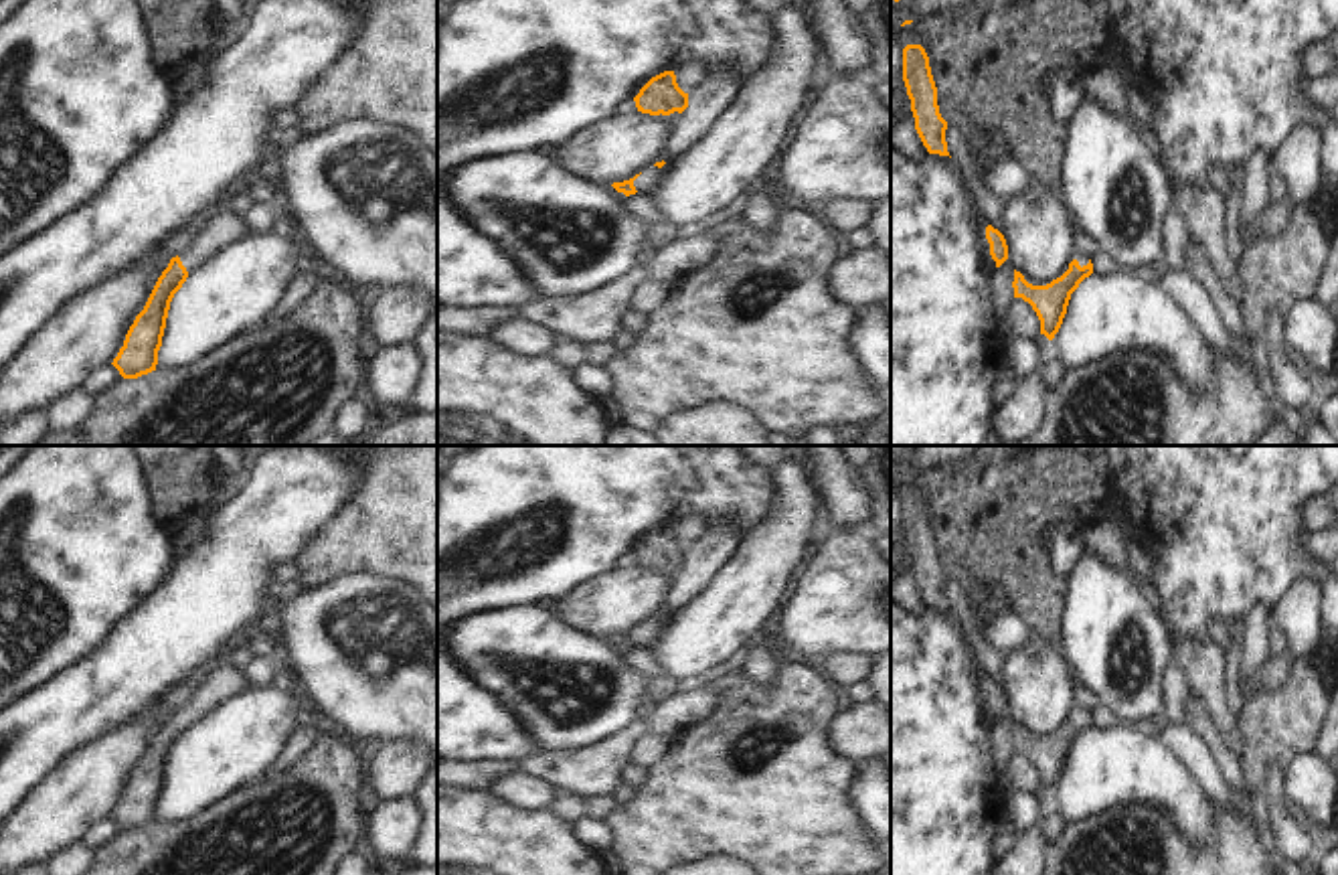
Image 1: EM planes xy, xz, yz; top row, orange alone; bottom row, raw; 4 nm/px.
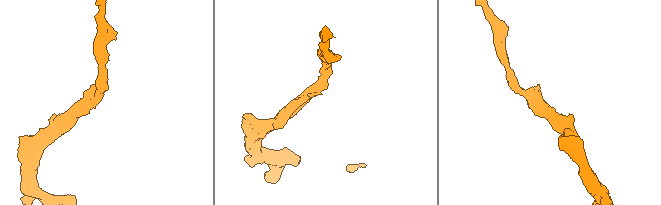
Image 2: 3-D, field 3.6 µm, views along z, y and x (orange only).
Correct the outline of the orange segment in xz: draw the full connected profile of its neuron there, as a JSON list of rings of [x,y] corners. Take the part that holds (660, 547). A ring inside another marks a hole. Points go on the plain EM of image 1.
[[[664,525],[652,531],[634,551],[638,565],[650,569],[682,567],[688,561],[688,547],[684,547],[674,525]]]

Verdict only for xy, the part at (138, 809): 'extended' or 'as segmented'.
extended

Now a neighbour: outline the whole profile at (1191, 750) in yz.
[[[1170,719],[1158,725],[1156,733],[1217,806],[1227,810],[1237,806],[1233,790],[1215,762],[1212,749],[1200,735],[1196,735],[1188,725],[1180,725]]]

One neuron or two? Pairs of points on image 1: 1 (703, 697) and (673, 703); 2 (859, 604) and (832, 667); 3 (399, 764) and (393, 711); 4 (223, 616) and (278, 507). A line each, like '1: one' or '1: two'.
1: one
2: two
3: two
4: one

